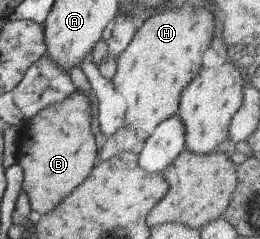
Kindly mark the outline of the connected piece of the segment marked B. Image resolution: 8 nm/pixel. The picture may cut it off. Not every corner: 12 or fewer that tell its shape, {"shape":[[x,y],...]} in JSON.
{"shape":[[79,89],[20,124],[16,163],[45,215],[94,166]]}

